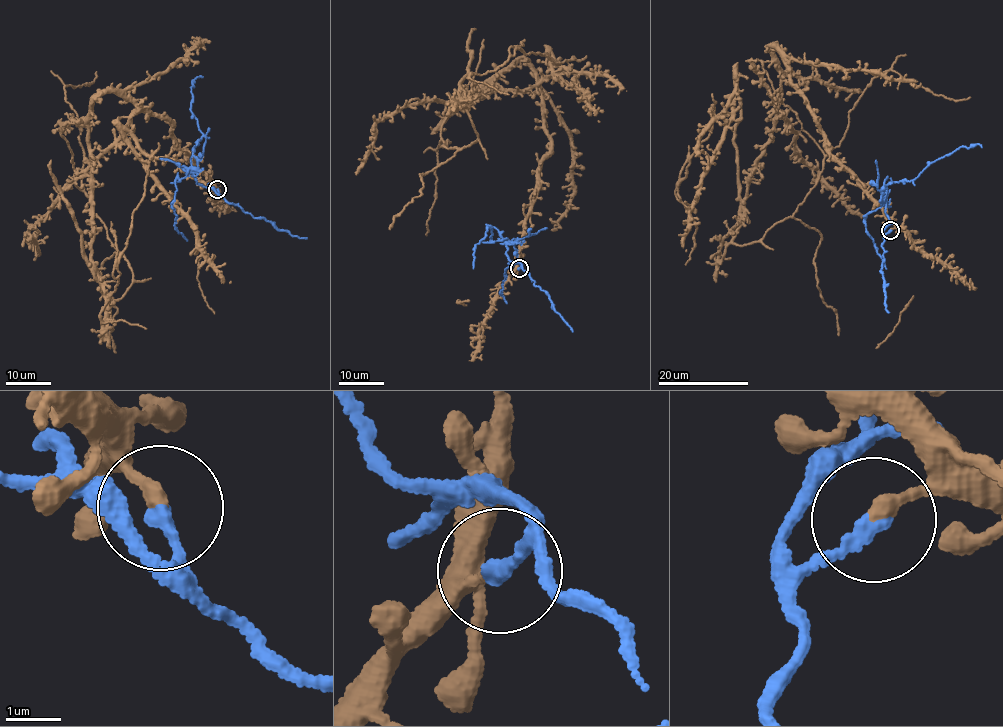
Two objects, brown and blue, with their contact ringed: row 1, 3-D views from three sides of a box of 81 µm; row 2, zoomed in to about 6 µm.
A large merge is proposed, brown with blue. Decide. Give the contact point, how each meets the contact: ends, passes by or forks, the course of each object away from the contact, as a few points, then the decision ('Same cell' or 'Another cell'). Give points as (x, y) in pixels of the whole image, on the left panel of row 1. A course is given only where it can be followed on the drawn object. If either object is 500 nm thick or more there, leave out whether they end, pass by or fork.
Place: (217, 189). At the ring brown ends. At the ring blue ends. Course of brown: (217, 189), (168, 120), (111, 92), (94, 97), (93, 159), (126, 124), (155, 151), (100, 312), (146, 328). Course of blue: (217, 189), (219, 193), (197, 183), (191, 172), (192, 150), (203, 135), (190, 109), (190, 88), (203, 77). Another cell

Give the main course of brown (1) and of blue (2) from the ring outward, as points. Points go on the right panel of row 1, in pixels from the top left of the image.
1: (890, 230), (770, 45), (777, 110), (769, 89), (738, 77), (678, 186), (697, 229), (685, 264)
2: (890, 230), (883, 231), (890, 223), (885, 209), (886, 186), (913, 180), (962, 146), (982, 147)

